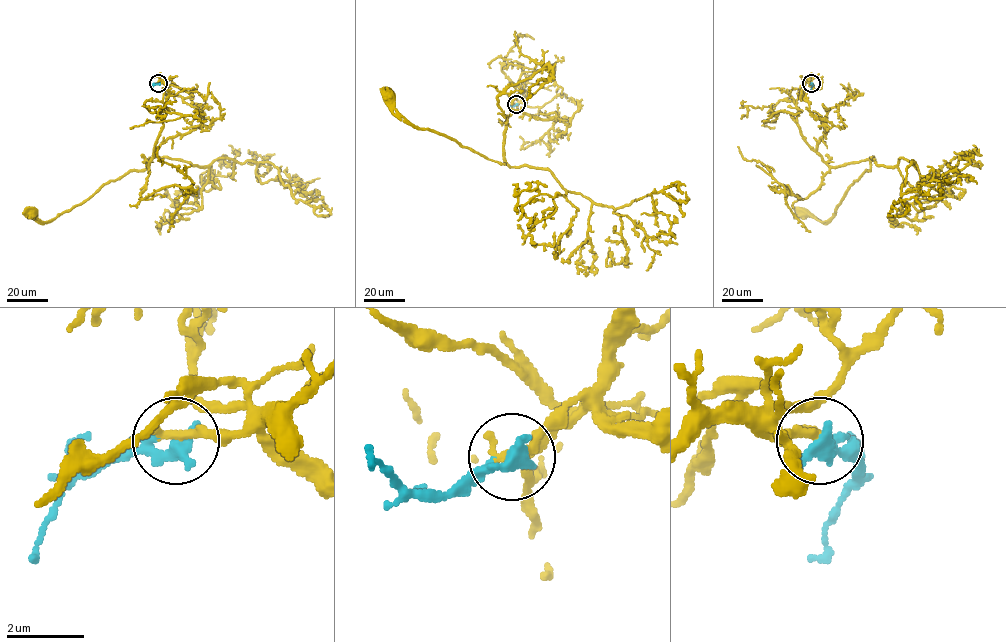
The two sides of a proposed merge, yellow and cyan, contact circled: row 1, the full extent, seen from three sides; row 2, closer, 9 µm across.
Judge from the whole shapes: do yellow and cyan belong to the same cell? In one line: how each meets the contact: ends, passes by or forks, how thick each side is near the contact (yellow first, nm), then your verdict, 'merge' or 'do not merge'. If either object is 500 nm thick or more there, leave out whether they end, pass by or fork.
yellow ends there; cyan passes by; 280 nm thick on the yellow side, 300 nm on the other; merge

